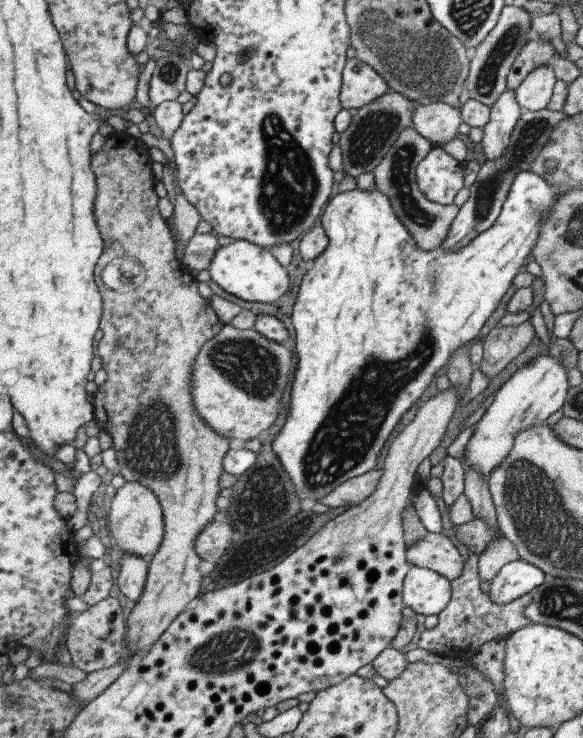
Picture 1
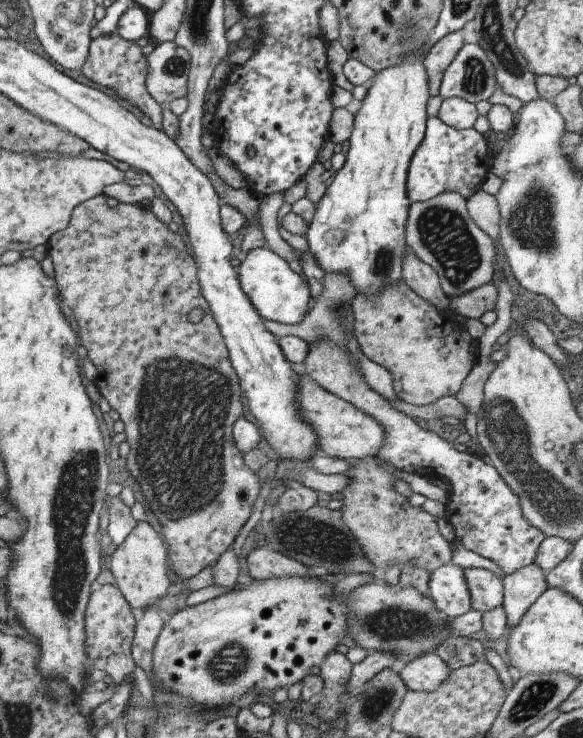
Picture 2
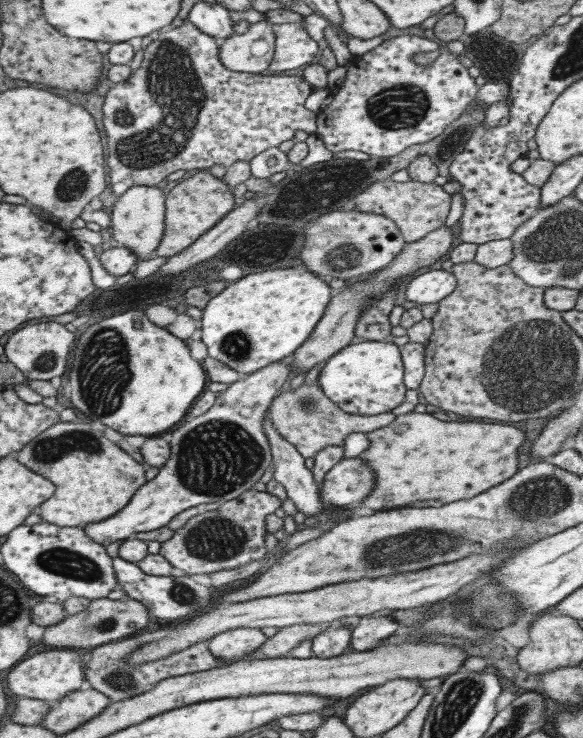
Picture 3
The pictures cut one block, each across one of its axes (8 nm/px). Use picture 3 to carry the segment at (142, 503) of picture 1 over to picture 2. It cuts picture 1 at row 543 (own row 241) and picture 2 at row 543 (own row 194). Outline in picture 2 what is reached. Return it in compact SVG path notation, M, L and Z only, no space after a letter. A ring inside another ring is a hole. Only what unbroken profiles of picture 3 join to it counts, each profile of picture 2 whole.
M137 521L134 529L118 544L110 555L109 572L115 579L116 587L121 591L123 598L130 608L150 607L155 600L166 594L169 586L167 578L167 553L166 546L161 541L159 534L151 528L147 521Z

